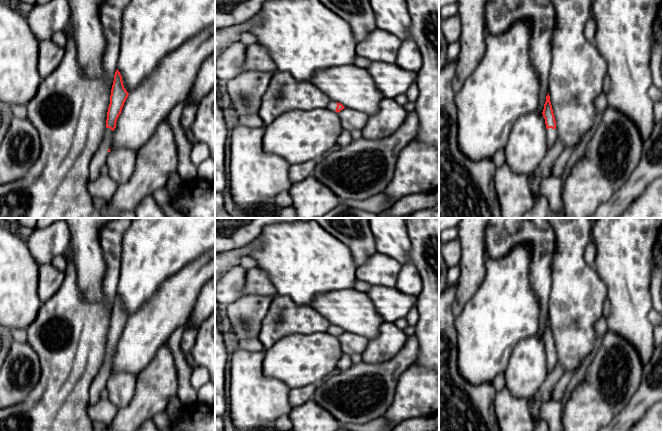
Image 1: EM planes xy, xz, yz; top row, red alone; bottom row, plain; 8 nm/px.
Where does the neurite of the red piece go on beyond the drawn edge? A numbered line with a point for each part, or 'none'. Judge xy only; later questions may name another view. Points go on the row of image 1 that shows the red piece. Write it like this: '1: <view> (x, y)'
1: xy (97, 162)

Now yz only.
1: yz (551, 133)

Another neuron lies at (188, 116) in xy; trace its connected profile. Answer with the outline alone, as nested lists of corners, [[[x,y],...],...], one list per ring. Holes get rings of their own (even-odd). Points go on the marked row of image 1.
[[[188,101],[184,107],[183,113],[181,115],[181,125],[187,131],[191,130],[198,105],[199,103]]]

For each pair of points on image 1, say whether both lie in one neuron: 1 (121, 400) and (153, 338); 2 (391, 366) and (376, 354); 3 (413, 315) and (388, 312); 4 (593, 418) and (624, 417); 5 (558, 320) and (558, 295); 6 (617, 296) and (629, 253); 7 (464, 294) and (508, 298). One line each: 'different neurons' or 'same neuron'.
1: different neurons
2: different neurons
3: different neurons
4: different neurons
5: same neuron
6: same neuron
7: different neurons

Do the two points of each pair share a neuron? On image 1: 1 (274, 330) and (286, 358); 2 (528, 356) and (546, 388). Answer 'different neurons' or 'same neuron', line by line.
1: different neurons
2: different neurons

